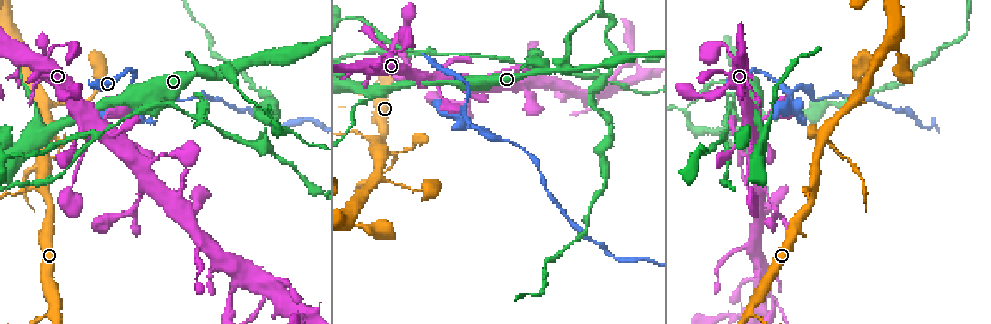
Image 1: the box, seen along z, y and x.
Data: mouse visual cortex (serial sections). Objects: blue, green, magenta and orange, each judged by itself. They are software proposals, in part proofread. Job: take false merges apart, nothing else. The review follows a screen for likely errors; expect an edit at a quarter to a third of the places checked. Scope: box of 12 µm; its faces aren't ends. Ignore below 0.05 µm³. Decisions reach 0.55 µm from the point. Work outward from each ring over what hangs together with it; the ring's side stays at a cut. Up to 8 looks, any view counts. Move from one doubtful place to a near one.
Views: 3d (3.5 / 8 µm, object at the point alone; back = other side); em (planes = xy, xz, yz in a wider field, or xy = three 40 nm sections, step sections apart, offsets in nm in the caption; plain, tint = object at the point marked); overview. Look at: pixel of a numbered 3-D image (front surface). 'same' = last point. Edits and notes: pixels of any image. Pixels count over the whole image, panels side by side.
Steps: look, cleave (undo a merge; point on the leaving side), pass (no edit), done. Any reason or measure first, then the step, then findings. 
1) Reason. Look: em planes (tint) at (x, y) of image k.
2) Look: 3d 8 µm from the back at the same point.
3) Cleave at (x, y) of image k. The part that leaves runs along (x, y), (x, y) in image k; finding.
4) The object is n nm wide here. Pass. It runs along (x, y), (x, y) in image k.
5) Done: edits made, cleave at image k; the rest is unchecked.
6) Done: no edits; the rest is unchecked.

Sudden change in width. Look: 3d 3.5 µm at (401, 152) of image 1.

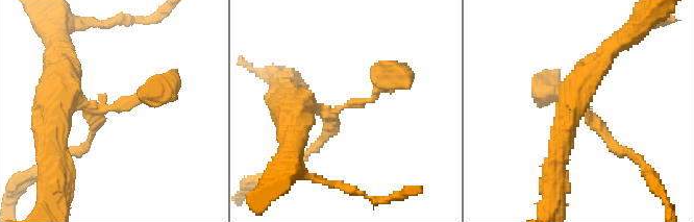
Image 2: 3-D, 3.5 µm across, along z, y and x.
3 arms meet here; the arms are 150, 300, 450 nm wide; need the tissue. Look: em xy step 5 (tint) at (115, 108) of image 2.

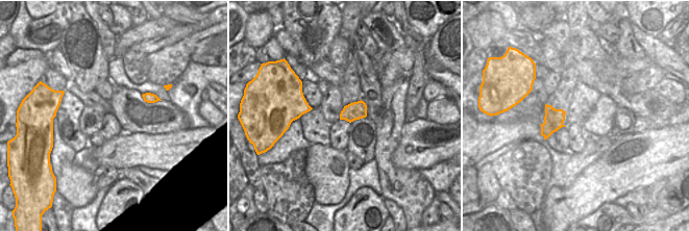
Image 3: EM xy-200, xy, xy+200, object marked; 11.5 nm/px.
Cleave at (314, 146) of image 2. The part that leaves runs along (591, 118), (647, 172) in image 2; a second cell is stuck on.

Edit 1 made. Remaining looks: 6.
Thick turns thin. Look: 3d 3.5 µm from the back at (426, 78) of image 1.

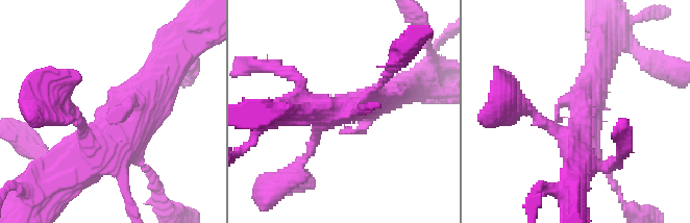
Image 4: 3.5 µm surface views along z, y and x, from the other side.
Look: em xy step 5 (tint) at (580, 128) of image 4.

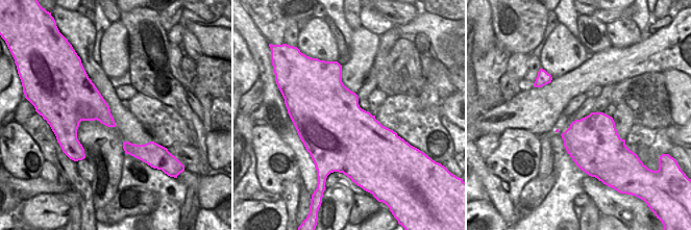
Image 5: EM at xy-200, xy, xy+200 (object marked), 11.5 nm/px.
Pass. It runs along (158, 77), (50, 173) in image 4; one cell here.

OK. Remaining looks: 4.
Sudden change in width. Look: 3d 3.5 µm at (725, 44) of image 1.

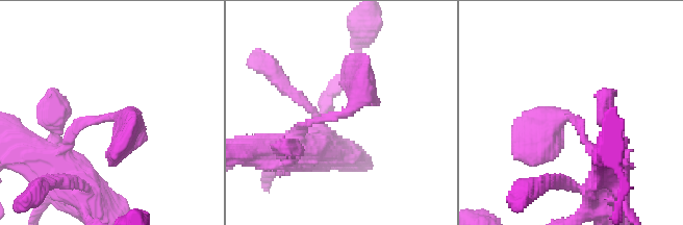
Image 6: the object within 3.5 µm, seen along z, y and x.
The arms are 300, 400 nm wide. Pass. One cell here.

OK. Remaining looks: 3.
Looks like a crossing. Look: 3d 8 µm from the back at (464, 118) of image 1.

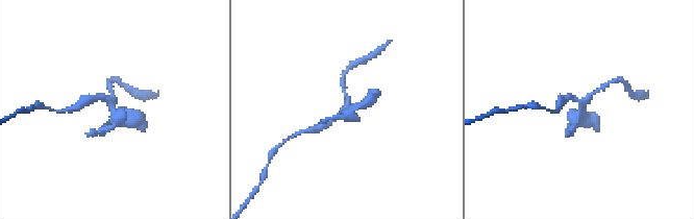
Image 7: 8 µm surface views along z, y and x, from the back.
Look: 3d 3.5 µm at (346, 106) of image 7.

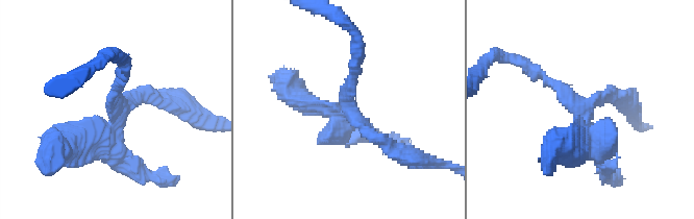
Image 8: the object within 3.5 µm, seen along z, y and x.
4 arms meet here; the arms are 150, 200, 250, 350 nm wide; need the tissue. Look: em xy step 2 (tint) at (582, 104) of image 8.

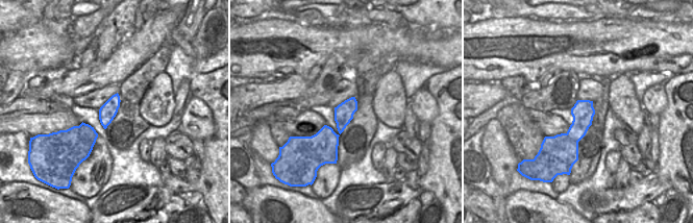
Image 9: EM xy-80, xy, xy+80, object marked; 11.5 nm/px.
Cleave at (613, 146) of image 8. Two cells meet here.

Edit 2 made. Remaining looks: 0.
Done: edits made, cleave at image 2, cleave at image 8; the rest is unchecked.

